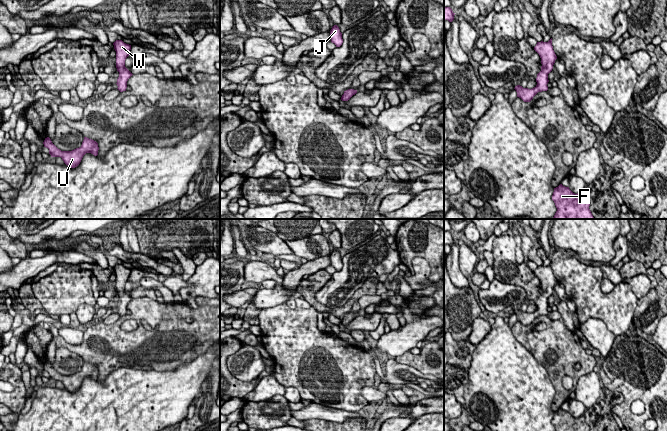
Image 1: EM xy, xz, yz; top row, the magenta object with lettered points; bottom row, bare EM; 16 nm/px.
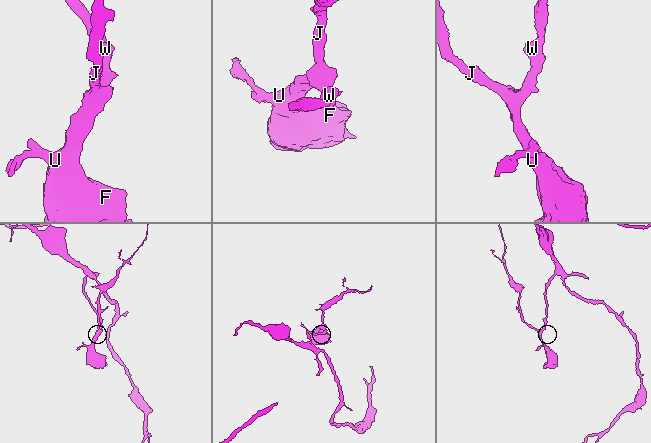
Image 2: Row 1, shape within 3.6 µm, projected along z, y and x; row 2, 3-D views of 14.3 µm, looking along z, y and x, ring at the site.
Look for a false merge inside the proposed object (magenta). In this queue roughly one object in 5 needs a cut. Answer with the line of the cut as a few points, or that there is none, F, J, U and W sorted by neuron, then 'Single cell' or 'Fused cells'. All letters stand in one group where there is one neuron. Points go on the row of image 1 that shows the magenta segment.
No split. Groups: F J U W. Single cell

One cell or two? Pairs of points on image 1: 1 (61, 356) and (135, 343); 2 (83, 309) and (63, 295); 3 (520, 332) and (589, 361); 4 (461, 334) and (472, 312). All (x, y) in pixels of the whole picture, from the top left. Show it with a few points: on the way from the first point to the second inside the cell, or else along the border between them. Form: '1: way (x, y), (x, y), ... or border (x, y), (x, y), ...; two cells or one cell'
1: border (56, 347), (66, 347), (84, 360); two cells
2: border (93, 305), (81, 304), (75, 312); two cells
3: way (537, 342), (548, 347), (566, 349), (572, 352); one cell
4: way (461, 329), (461, 323), (467, 317); one cell

